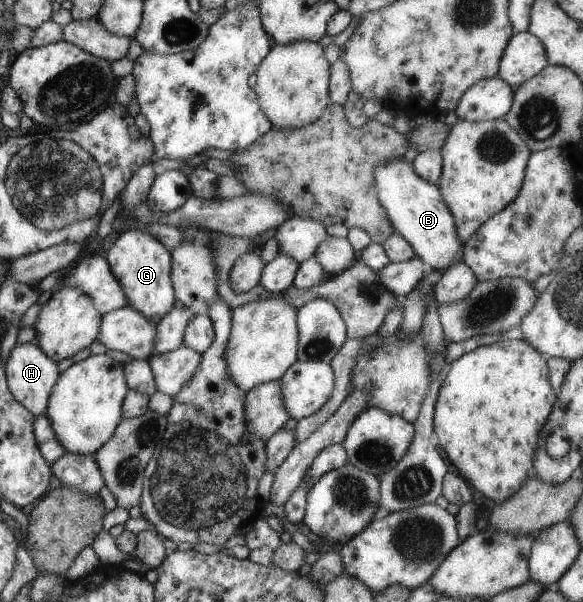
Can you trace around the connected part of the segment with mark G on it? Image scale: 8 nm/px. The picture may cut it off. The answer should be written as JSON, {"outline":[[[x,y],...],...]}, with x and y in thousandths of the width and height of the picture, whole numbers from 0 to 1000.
{"outline":[[[228,379],[209,384],[184,419],[184,435],[228,515],[242,518],[249,528],[262,532],[266,538],[273,538],[297,515],[302,488],[293,462],[293,417],[252,382]]]}

